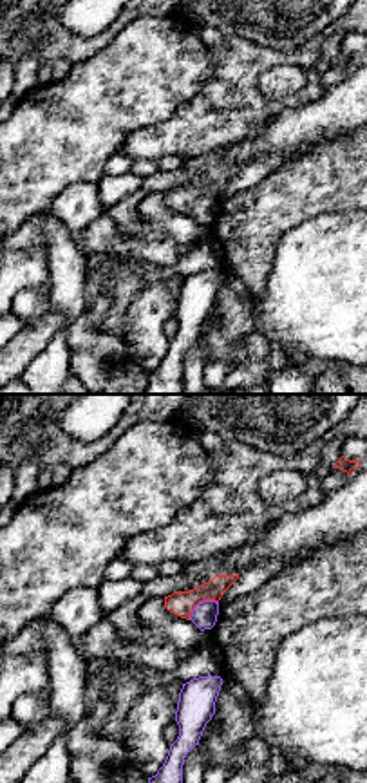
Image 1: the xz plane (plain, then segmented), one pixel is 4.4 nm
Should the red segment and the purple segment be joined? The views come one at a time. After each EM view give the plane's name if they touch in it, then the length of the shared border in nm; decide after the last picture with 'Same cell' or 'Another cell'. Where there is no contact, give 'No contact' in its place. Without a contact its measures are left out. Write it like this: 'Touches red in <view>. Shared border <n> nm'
Touches red in xz. Shared border 160 nm

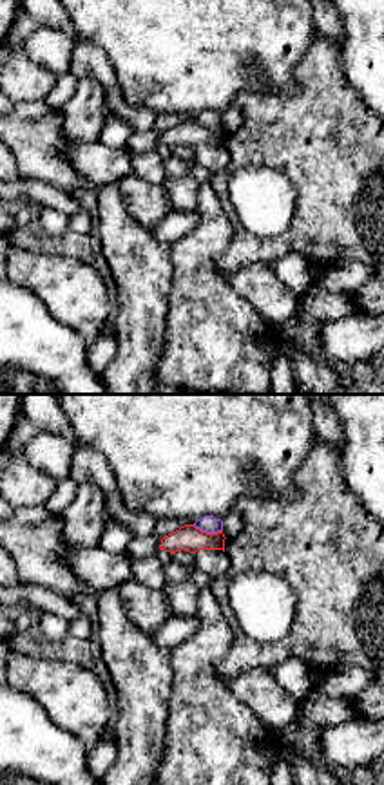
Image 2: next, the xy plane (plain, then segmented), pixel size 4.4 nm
Touches red in xy. Shared border 140 nm

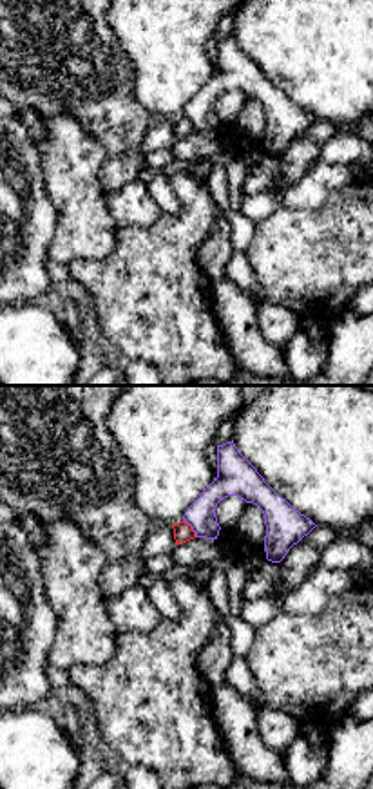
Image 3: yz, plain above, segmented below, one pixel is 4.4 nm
Touches red in yz. Shared border 100 nm

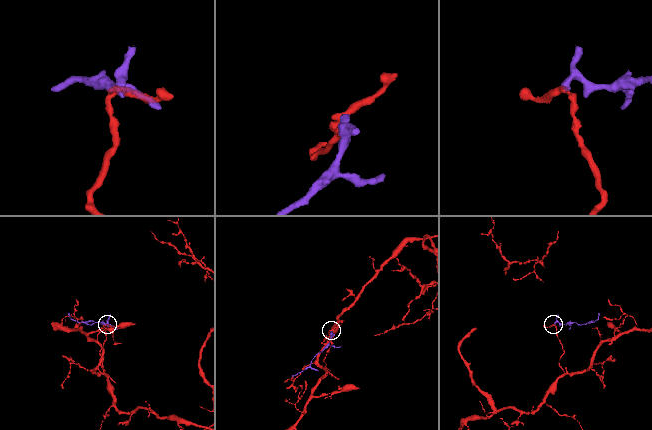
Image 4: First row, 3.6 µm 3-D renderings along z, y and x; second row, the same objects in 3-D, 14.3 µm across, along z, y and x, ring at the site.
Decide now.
Another cell

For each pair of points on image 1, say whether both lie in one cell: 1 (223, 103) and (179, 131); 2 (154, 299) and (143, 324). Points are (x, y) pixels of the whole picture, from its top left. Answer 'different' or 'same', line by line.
1: same
2: same

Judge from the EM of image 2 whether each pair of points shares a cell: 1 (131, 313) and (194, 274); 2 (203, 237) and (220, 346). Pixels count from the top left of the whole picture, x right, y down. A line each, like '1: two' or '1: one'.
1: two
2: one

